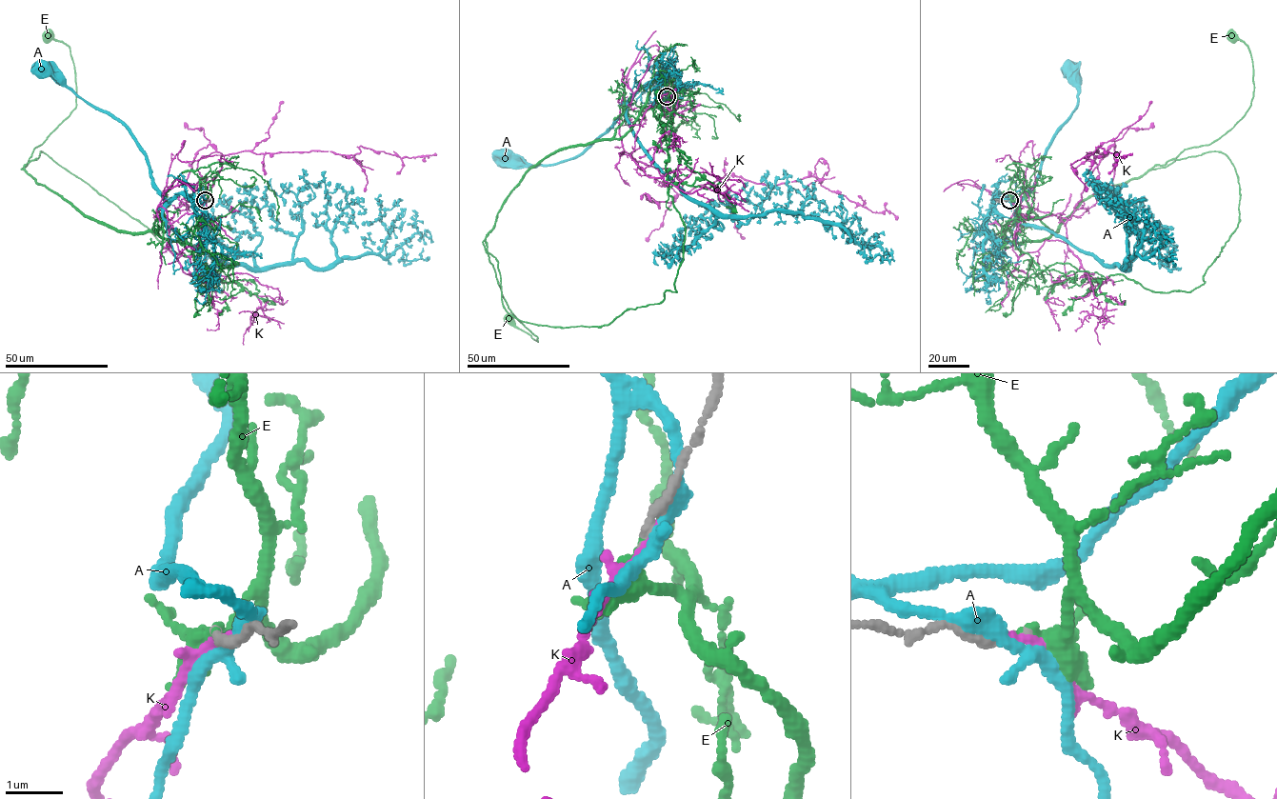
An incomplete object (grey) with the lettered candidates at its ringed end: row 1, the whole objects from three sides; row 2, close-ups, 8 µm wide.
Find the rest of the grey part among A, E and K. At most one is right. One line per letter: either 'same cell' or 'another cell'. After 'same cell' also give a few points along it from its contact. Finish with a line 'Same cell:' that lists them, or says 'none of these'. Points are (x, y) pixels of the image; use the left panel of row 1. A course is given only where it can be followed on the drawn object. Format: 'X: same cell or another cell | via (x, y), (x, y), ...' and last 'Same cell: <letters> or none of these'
A: another cell
E: same cell | via (206, 201), (186, 170), (154, 226), (126, 232), (21, 169), (75, 107), (69, 49), (49, 37)
K: another cell
Same cell: E

